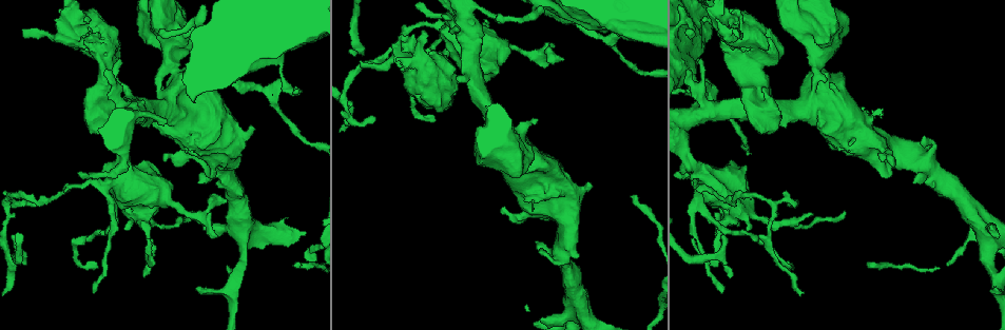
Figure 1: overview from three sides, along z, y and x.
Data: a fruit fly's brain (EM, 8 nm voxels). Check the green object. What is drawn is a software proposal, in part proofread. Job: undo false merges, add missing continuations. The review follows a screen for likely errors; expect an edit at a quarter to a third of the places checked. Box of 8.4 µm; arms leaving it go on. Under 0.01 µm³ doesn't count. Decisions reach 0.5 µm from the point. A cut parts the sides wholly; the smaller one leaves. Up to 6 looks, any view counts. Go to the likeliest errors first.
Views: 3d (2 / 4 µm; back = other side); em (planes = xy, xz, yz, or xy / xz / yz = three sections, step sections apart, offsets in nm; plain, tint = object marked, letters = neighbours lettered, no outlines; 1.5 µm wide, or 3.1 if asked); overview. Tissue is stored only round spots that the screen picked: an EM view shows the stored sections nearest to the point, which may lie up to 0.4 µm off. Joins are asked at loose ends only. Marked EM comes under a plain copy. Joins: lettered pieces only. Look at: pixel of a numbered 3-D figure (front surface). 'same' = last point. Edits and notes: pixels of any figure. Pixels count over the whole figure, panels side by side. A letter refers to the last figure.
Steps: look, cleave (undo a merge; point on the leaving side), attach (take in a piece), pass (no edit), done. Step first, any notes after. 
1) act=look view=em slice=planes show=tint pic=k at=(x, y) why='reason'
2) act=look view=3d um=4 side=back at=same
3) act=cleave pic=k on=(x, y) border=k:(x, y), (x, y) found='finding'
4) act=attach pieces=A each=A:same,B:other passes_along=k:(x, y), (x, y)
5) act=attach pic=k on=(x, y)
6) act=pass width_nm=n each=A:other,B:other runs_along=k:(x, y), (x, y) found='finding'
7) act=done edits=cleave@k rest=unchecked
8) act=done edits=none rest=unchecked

act=look view=em slice=planes show=letters pic=1 at=(847, 31) why='stops while still wide'

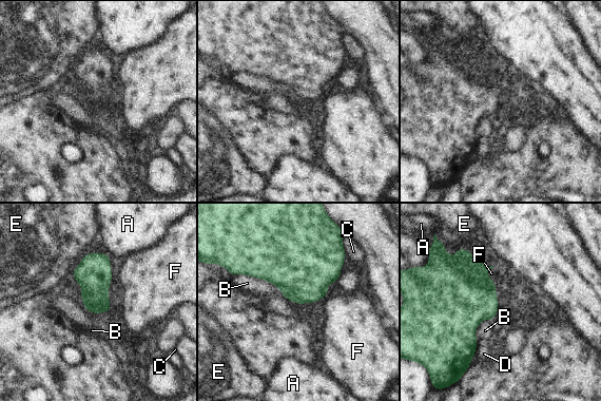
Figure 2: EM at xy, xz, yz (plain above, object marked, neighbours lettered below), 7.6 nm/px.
act=pass each=A:other,B:other,C:other,D:other,E:other,F:other found='no lettered piece goes on from it'

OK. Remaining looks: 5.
act=look view=3d um=4 side=back pic=1 at=(845, 211)

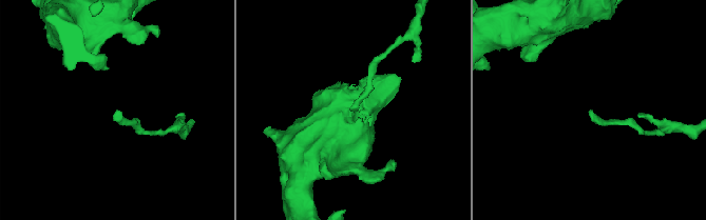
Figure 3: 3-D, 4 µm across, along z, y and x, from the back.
act=look view=em slice=xy step=8 show=tint pic=3 at=(119, 112)

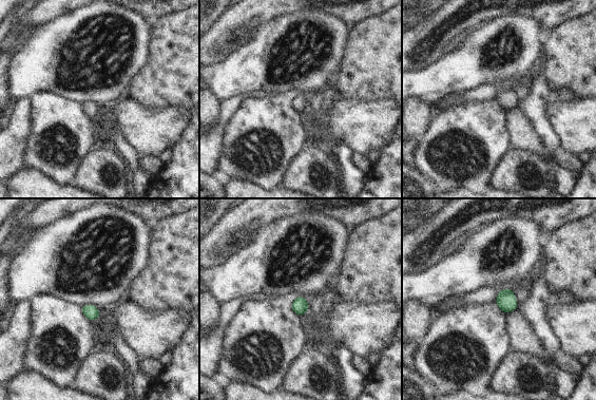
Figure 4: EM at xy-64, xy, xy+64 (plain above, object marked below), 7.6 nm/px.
act=look view=em slice=xz step=4 show=letters at=same

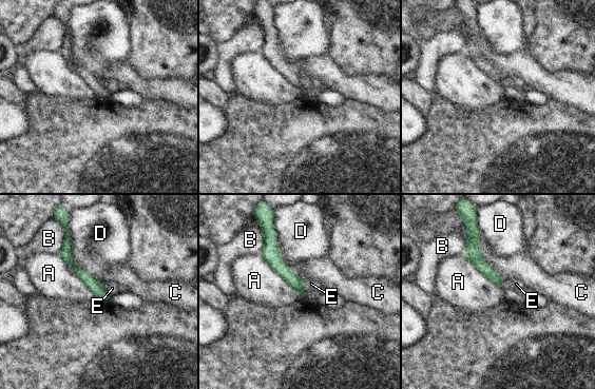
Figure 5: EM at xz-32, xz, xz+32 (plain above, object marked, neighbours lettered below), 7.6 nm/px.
act=pass longest_contact=A:460nm each=A:other,B:other,C:other,D:other,E:other runs_along=5:(68, 248), (70, 263), (108, 297) found='none of them fits'

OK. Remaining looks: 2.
act=look view=3d um=2 pic=1 at=(214, 236) why='branch stops here'

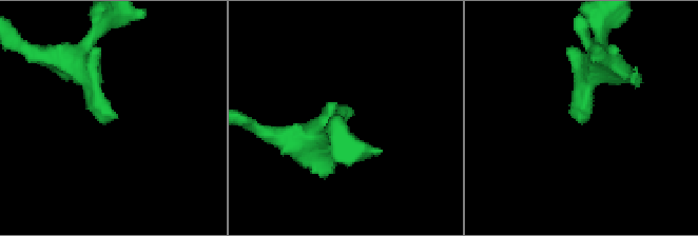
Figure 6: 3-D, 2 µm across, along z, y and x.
act=look view=em slice=planes show=letters pic=6 at=(584, 116)

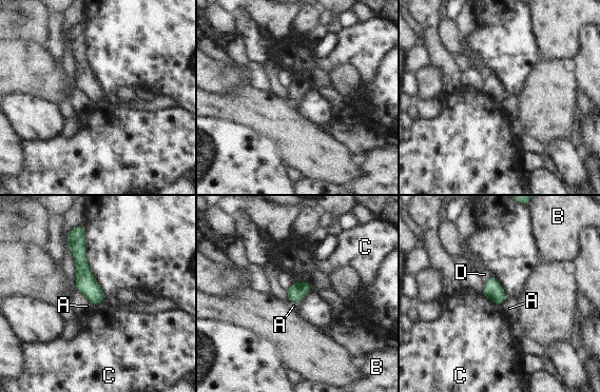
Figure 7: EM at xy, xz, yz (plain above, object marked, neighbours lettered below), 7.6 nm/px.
act=pass each=A:other,B:other,C:other,D:other border=7:(85, 298), (95, 306) found='none of them fits'

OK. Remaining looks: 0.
act=done edits=none rest=unchecked

